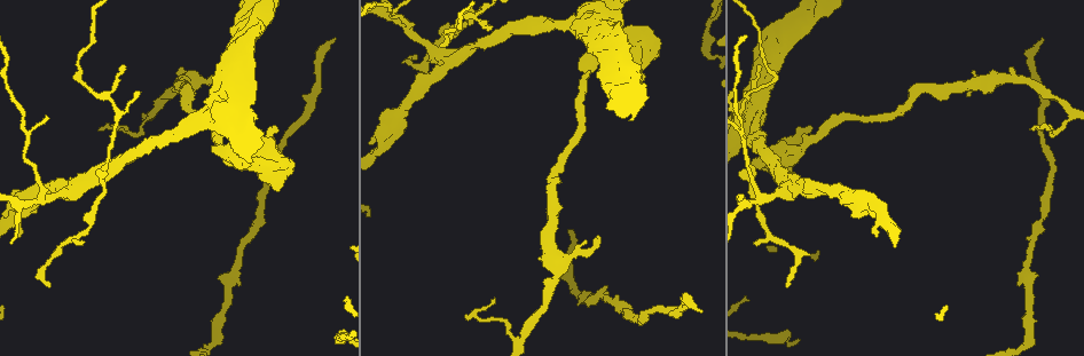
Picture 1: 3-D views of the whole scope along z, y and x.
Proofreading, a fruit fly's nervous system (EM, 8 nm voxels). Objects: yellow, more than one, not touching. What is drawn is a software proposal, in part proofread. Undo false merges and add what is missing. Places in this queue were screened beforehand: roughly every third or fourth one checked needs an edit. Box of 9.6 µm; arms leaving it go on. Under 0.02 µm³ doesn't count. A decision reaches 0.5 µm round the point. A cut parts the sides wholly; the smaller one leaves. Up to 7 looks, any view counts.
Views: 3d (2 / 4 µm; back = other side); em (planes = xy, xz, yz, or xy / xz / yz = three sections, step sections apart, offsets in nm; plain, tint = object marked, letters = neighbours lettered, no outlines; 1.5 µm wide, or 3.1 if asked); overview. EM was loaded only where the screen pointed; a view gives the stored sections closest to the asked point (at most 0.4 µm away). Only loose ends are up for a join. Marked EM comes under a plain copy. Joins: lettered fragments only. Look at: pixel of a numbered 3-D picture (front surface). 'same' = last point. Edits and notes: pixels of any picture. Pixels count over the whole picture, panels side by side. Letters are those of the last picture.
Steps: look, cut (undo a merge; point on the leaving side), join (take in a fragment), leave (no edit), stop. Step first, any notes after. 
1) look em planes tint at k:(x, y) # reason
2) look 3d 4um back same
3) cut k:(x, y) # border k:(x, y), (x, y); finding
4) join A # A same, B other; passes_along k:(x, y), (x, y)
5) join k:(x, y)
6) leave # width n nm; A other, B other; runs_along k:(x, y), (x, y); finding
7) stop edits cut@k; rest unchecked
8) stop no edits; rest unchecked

look 3d 4um at 1:(49, 286)

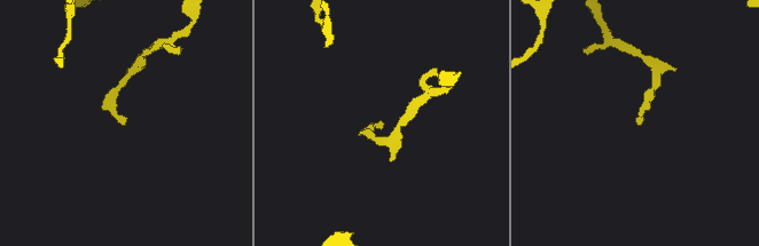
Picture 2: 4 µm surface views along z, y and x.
look em planes letters at 2:(123, 125)

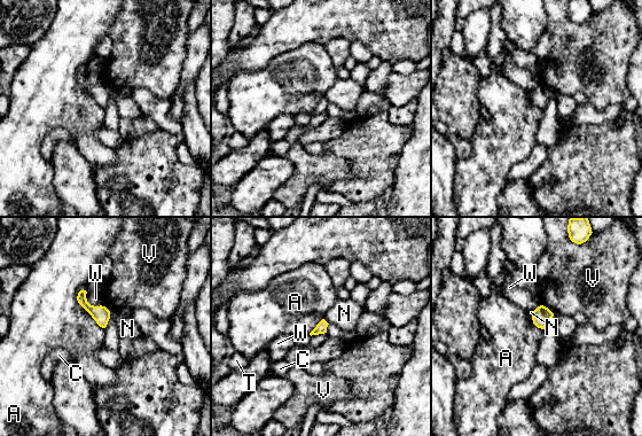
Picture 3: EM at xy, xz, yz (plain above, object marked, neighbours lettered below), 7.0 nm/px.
leave # A other, C other, N other, T other, V other, W other; border 3:(80, 289), (77, 302), (103, 328); none of them fits

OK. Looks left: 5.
look 3d 2um at 1:(80, 182) # a fork

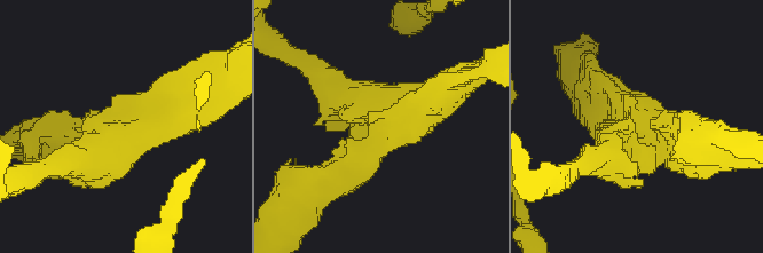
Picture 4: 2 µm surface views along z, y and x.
look em xy step 4 letters at 4:(384, 121) # need the tissue

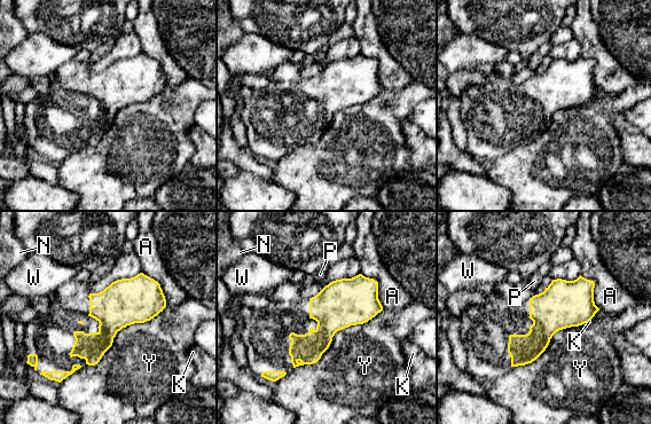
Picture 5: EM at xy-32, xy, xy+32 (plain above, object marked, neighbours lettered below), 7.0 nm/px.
leave # longest_contact Y 750 nm; A other, K other, N other, P other, W other, Y other; all the same cell

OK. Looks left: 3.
look 3d 4um at 1:(799, 147) # calibre changes

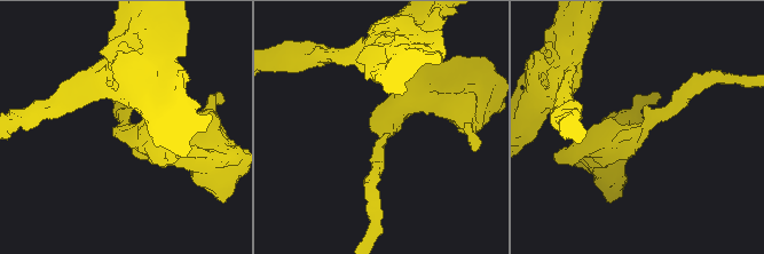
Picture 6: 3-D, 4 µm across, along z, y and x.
look em planes tint at 6:(129, 131) # arm_widths 200, 420 nm

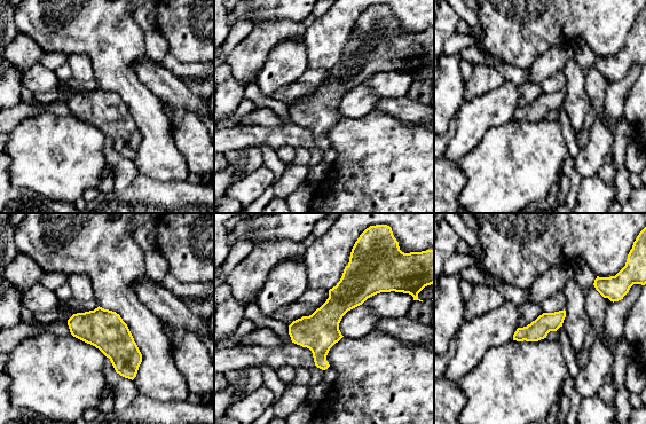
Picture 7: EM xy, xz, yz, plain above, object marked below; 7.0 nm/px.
look em planes letters same

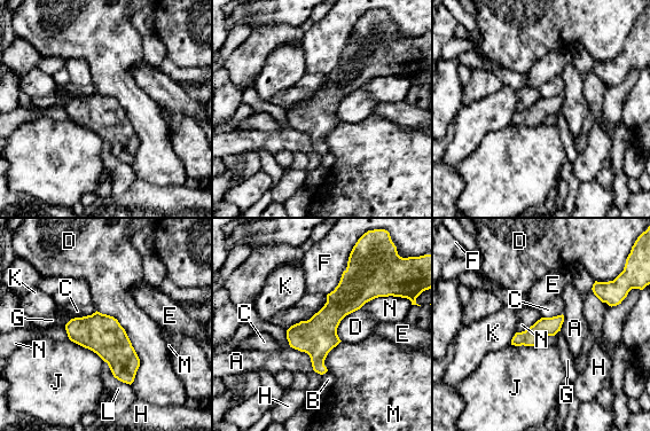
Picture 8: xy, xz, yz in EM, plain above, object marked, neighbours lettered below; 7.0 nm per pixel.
leave # A other, B other, C other, D other, E other, F other, G other, H other, J other, K other, L other, M other, N other; border 8:(96, 310), (139, 359), (131, 384); one cell here

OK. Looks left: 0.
stop no edits; rest unchecked

